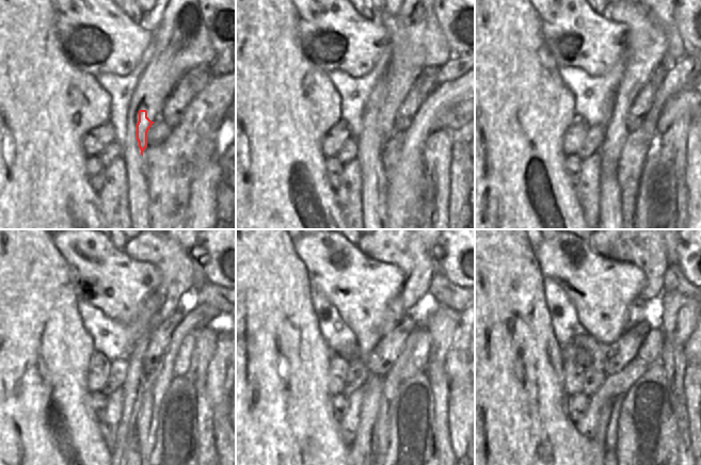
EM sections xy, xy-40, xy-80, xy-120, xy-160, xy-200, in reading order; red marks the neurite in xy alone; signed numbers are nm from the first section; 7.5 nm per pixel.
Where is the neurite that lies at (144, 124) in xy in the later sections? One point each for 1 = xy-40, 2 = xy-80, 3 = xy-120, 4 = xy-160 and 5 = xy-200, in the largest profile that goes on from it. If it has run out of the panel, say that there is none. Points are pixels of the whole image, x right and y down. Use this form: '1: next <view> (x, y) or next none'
1: next xy-40 (398, 85)
2: next xy-80 (649, 44)
3: next xy-120 (175, 263)
4: next xy-160 (408, 251)
5: next xy-200 (648, 251)

